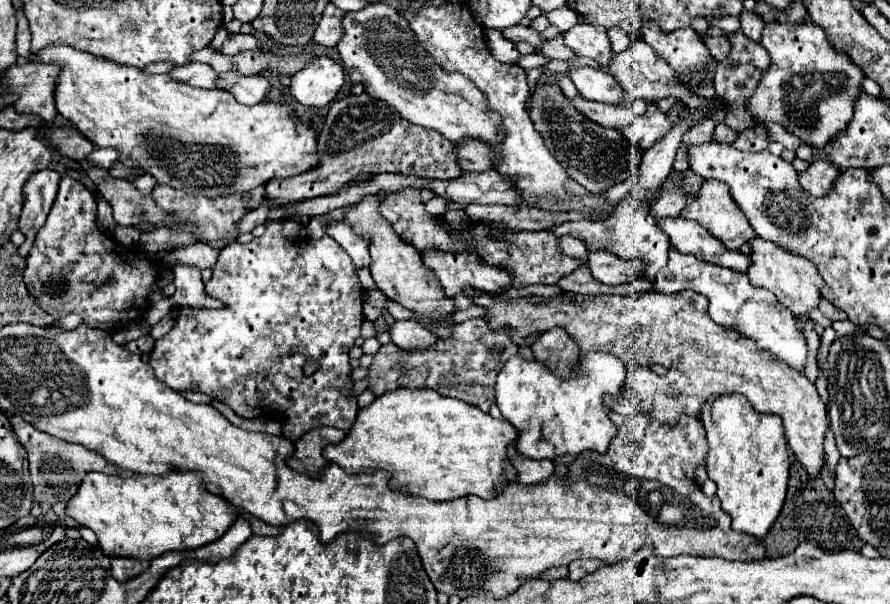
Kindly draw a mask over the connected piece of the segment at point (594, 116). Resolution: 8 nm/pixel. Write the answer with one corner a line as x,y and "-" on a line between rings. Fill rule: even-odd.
576,97
576,99
572,99
572,103
588,119
598,121
600,125
610,127
610,129
620,129
620,127
632,123
636,117
646,113
646,103
644,101
632,101
632,105
626,107
626,109
606,105
606,103
594,103
594,101
588,101
584,97

